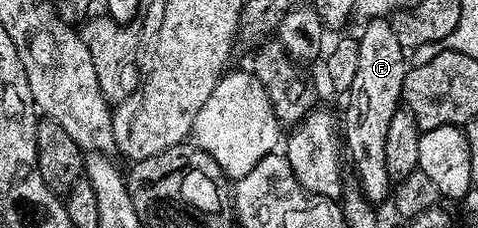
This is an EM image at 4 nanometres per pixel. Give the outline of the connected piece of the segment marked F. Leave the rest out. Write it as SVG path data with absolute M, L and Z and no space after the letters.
M385 17L373 18L367 21L362 27L362 34L357 35L359 44L359 55L357 57L356 72L352 76L352 84L348 91L350 99L346 102L346 126L344 122L344 146L350 152L348 160L354 164L356 181L358 188L364 192L364 196L371 204L379 204L391 197L392 183L388 176L388 168L384 165L384 139L388 136L388 128L392 125L392 116L396 116L396 112L400 109L402 102L402 85L406 79L406 71L408 69L408 54L400 44L400 40L396 40L396 32L394 31L393 21L387 20Z

